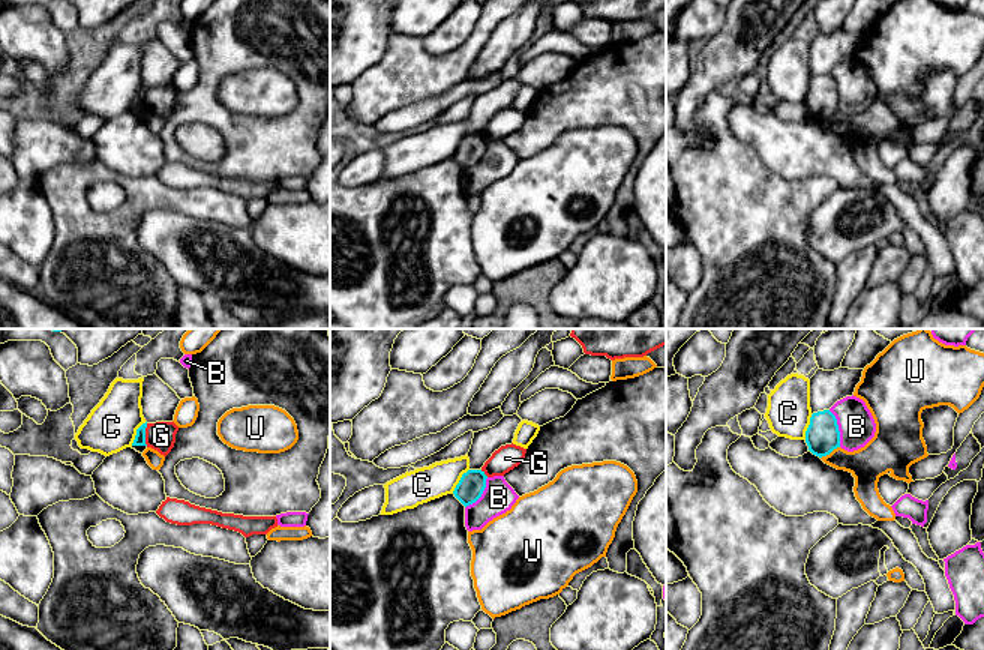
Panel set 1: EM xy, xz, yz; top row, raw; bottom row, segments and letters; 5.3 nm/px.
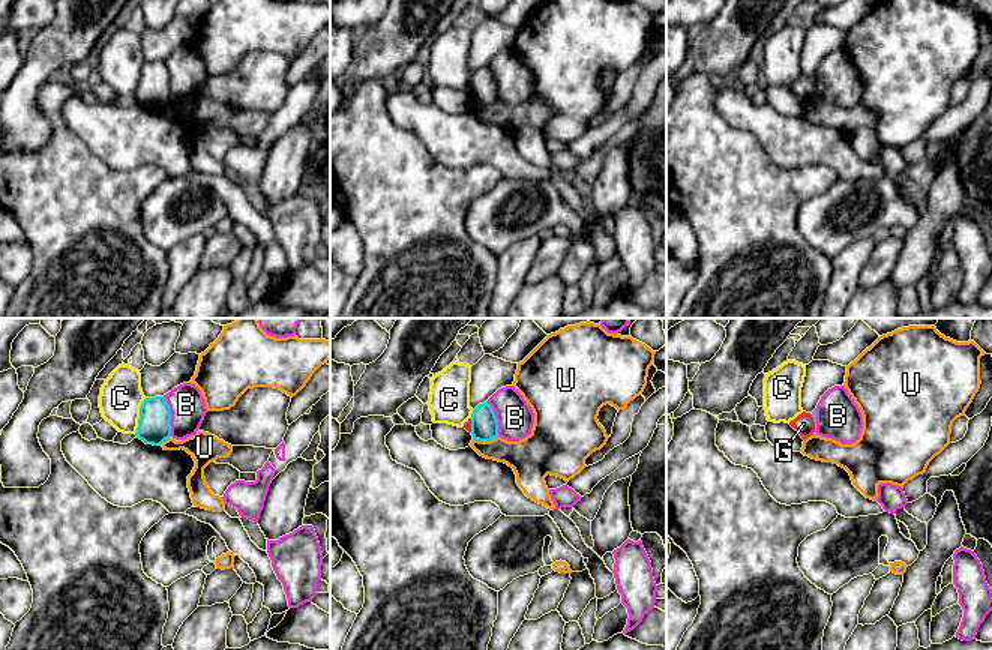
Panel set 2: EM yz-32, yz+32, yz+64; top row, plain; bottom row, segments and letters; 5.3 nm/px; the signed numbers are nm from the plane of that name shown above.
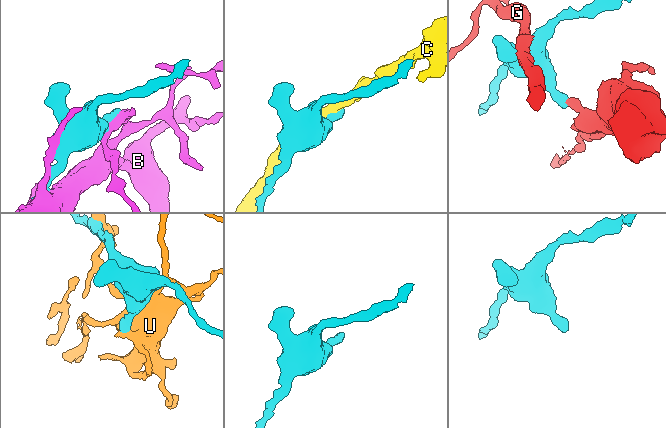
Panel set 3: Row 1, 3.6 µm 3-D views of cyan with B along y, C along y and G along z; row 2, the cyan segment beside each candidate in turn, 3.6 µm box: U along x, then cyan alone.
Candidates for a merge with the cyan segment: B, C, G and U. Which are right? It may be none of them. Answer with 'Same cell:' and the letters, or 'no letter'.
Same cell: no letter

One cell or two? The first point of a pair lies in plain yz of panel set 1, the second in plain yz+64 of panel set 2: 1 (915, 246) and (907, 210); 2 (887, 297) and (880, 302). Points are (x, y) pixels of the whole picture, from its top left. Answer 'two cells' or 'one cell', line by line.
1: one cell
2: one cell

